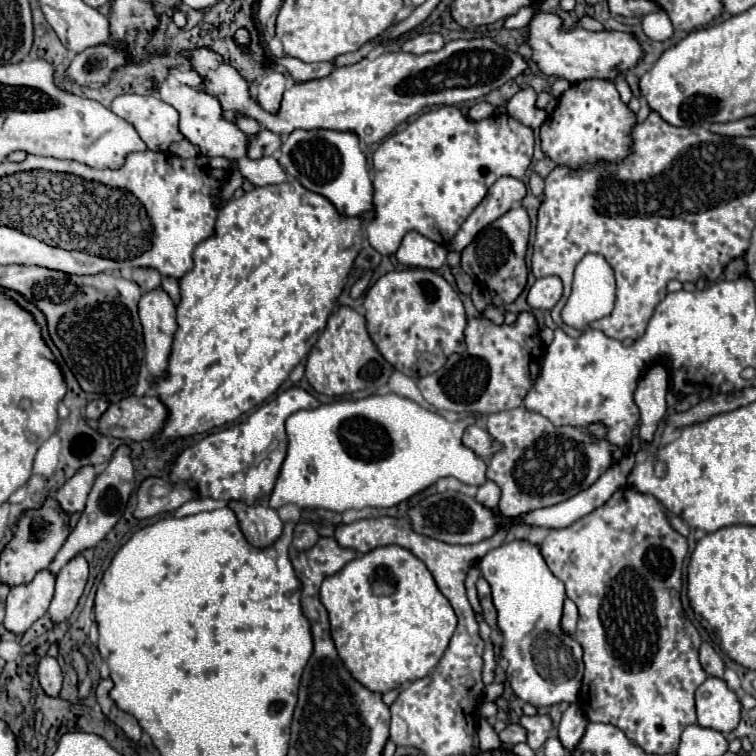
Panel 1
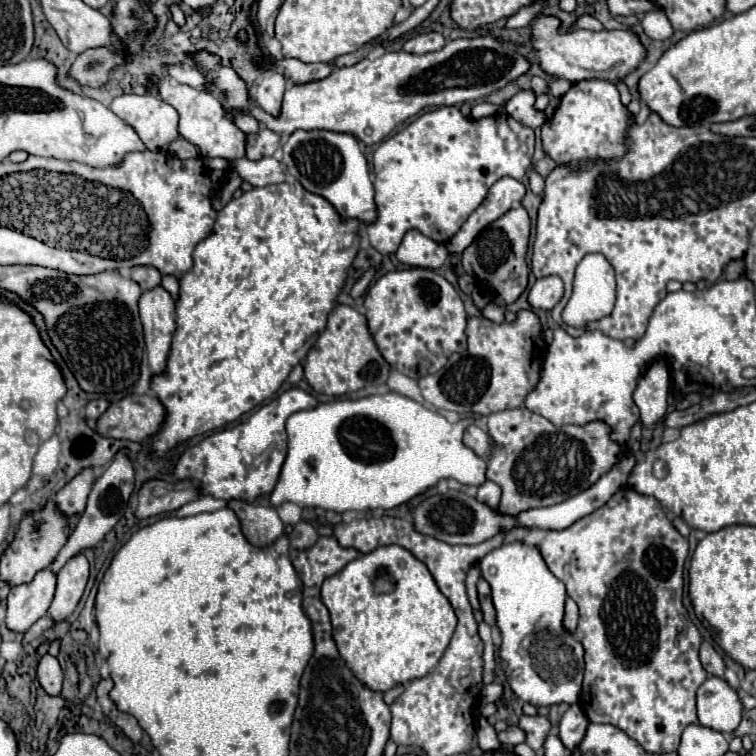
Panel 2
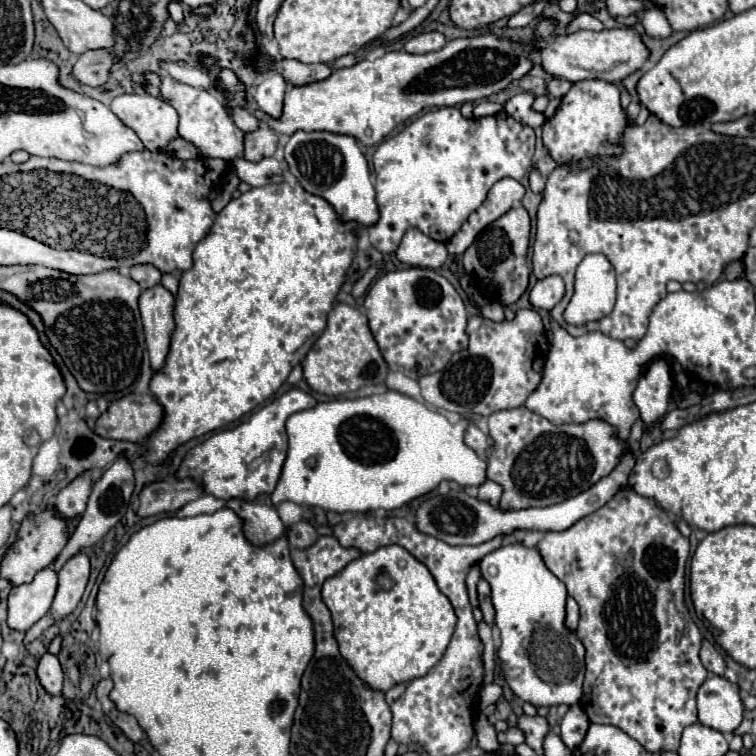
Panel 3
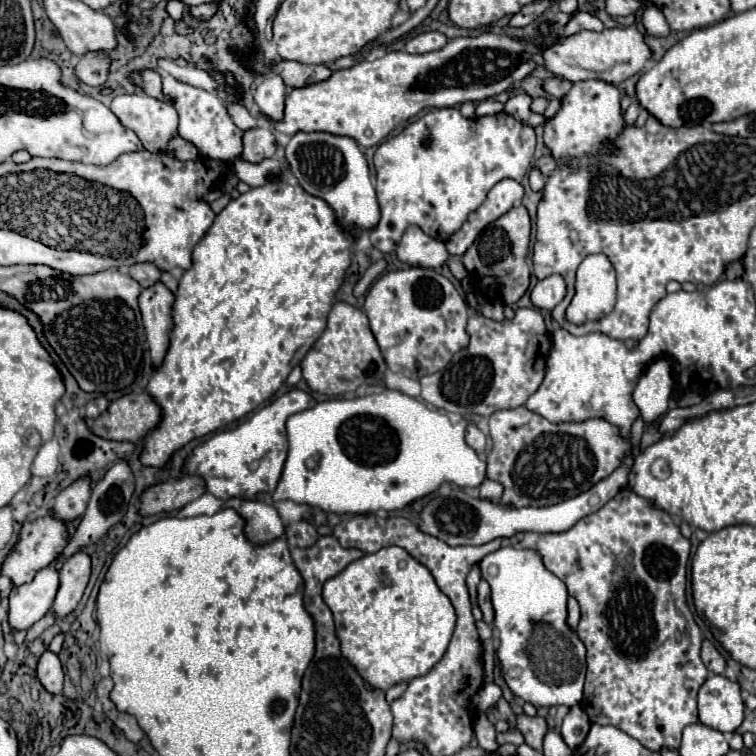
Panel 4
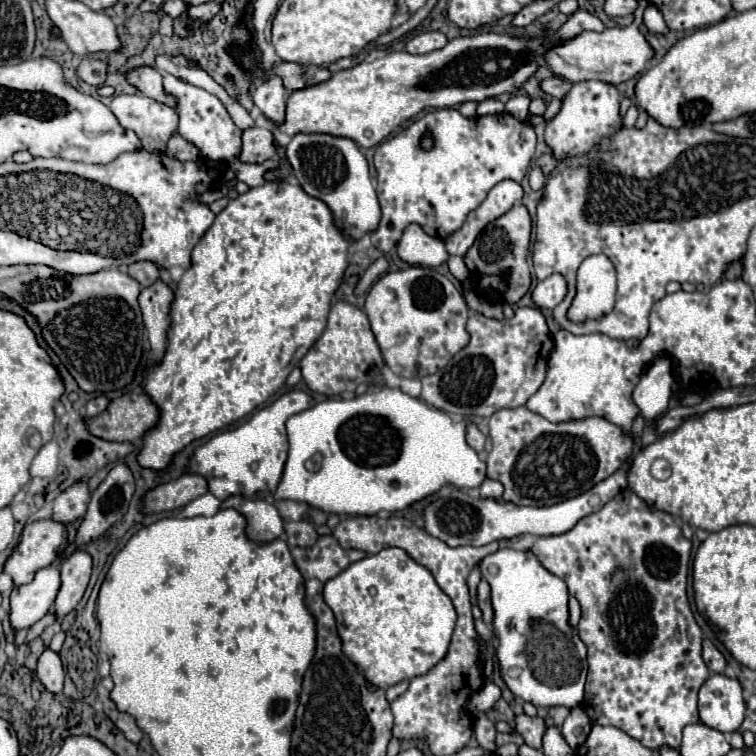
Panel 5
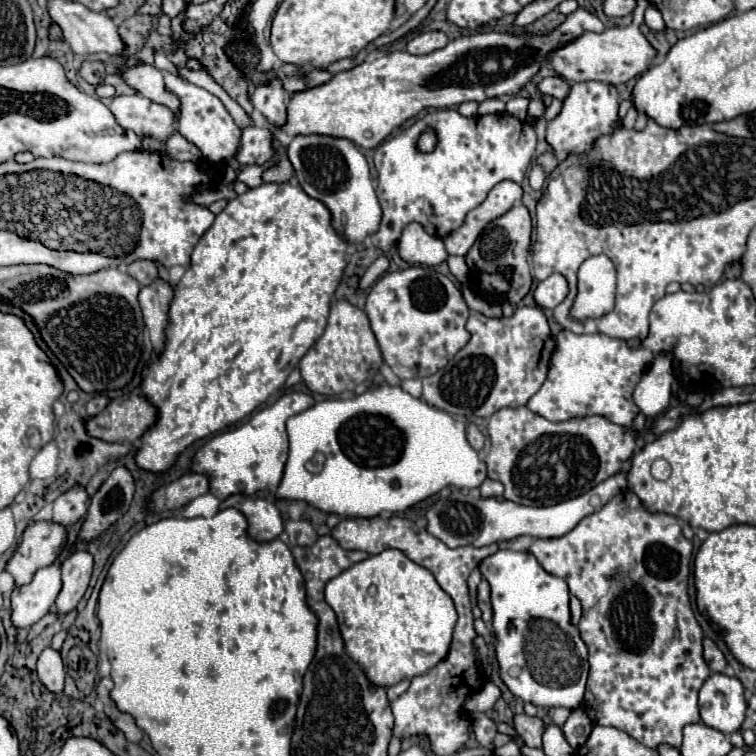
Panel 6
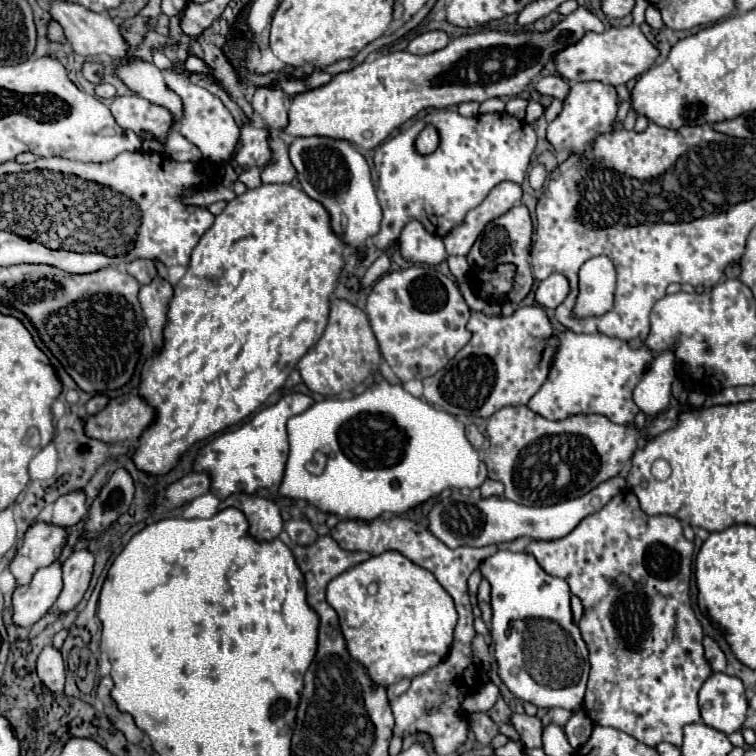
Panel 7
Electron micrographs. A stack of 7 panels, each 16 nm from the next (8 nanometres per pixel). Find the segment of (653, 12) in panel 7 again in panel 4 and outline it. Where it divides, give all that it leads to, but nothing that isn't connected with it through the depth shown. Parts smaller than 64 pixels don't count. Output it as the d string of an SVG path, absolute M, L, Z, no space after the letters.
M650 6L650 8L646 8L646 10L642 12L642 24L644 24L646 32L648 32L650 36L656 36L656 38L668 36L668 34L672 32L670 26L668 26L668 22L664 20L664 14L662 14L656 6Z

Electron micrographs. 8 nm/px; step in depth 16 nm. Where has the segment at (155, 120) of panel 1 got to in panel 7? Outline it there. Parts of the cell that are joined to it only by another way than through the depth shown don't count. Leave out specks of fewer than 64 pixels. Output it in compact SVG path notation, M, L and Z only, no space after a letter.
M132 94L132 96L116 96L110 104L110 112L122 128L140 132L150 132L160 138L160 152L164 150L162 140L174 130L174 118L168 108L152 104L150 100Z

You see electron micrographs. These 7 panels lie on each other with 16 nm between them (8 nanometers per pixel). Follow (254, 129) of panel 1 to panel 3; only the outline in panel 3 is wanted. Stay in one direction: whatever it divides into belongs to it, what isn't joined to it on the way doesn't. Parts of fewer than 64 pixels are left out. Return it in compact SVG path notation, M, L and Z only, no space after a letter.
M230 108L230 116L232 116L234 124L242 132L254 132L254 130L258 130L258 120L246 108Z

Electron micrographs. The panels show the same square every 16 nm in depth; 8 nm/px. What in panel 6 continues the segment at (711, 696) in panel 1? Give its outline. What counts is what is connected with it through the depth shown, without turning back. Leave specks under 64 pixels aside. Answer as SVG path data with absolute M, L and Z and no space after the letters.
M710 674L700 688L700 718L710 728L724 734L740 730L746 714L744 688L738 678L726 674Z

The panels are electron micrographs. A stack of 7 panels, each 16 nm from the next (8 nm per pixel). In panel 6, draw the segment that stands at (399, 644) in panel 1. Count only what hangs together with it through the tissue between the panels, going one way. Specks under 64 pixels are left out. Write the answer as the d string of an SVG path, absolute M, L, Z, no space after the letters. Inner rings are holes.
M388 548L380 554L368 556L366 560L352 564L348 570L344 570L326 584L324 600L336 612L338 630L344 640L344 652L348 652L348 656L356 664L360 664L360 668L374 686L388 688L404 678L410 680L414 676L420 676L434 668L448 654L454 624L458 618L452 598L448 594L442 594L442 588L434 580L432 572L412 562L402 550ZM370 586L376 586L376 596L368 594Z

